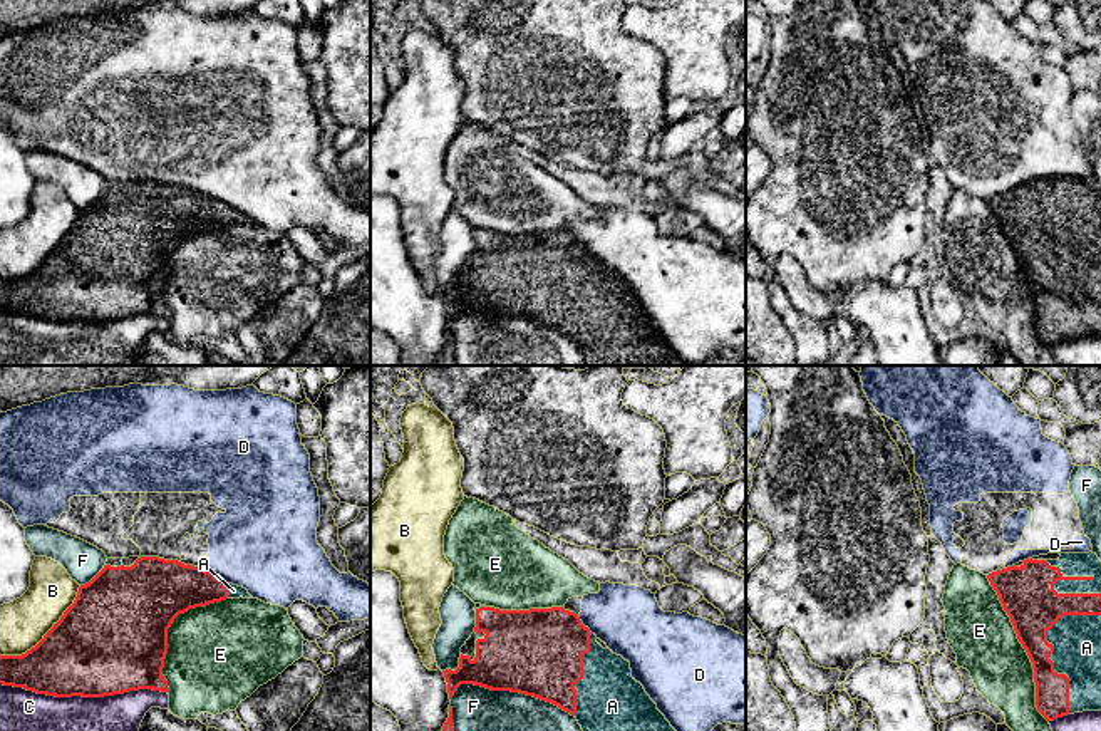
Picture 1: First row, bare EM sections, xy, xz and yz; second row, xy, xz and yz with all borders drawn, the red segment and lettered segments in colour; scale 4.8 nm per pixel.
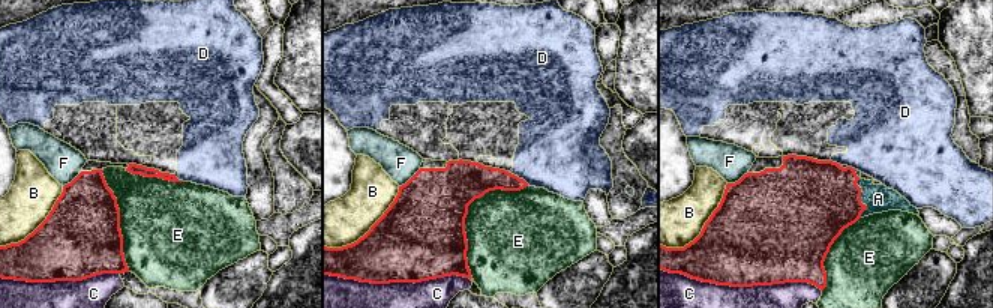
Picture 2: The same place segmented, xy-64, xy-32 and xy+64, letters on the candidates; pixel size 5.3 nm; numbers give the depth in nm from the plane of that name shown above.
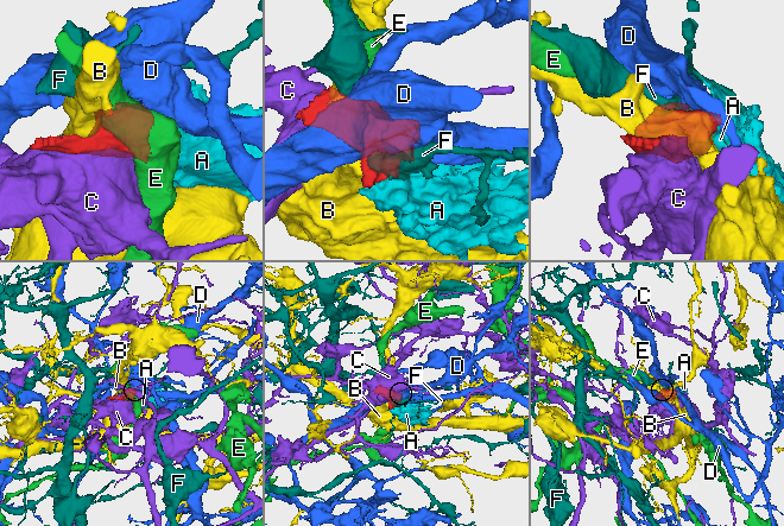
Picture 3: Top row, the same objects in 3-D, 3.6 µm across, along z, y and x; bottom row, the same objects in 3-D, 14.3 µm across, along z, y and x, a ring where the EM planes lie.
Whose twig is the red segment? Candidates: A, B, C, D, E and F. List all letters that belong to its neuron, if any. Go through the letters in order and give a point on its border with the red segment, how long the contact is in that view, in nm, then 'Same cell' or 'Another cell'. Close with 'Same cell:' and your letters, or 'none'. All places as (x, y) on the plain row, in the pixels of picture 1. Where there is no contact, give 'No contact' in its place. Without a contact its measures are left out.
A: Touches red at yz (1059, 218). Shared border 300 nm. Same cell
B: Touches red at xy (47, 257). Shared border 500 nm. Another cell
C: Touches red at xy (84, 321). Shared border 800 nm. Another cell
D: Touches red at xz (582, 248). Shared border 120 nm. Another cell
E: Touches red at yz (1024, 272). Shared border 750 nm. Another cell
F: Touches red at xz (511, 316). Shared border 600 nm. Another cell
Same cell: A

